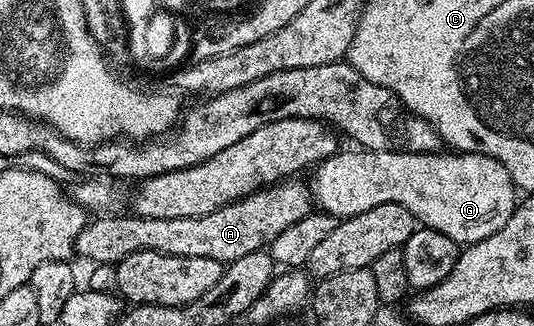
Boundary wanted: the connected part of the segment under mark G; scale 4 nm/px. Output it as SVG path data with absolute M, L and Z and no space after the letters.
M337 150L336 154L315 168L316 184L313 185L312 191L320 202L317 203L319 210L337 217L347 217L366 213L366 209L374 209L383 203L397 203L410 209L410 213L414 213L414 217L425 228L450 237L457 245L467 245L498 233L498 229L502 229L502 225L510 221L518 206L518 188L506 165L489 155L479 155L476 151L444 155L445 153L355 150Z

